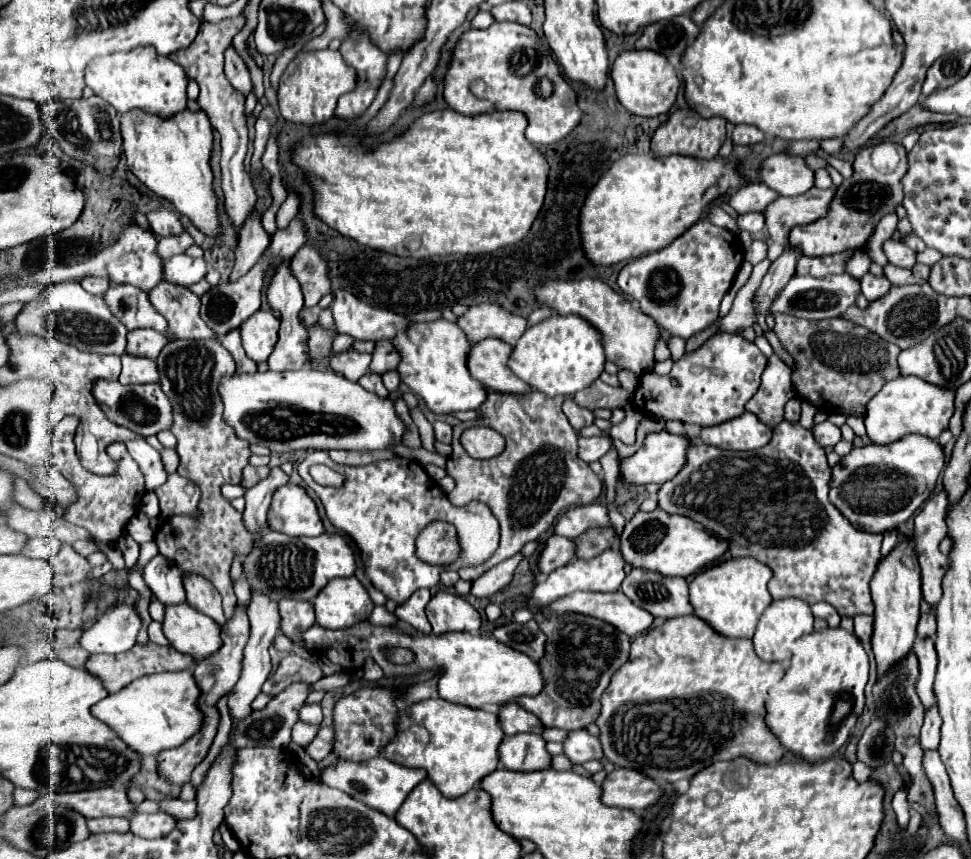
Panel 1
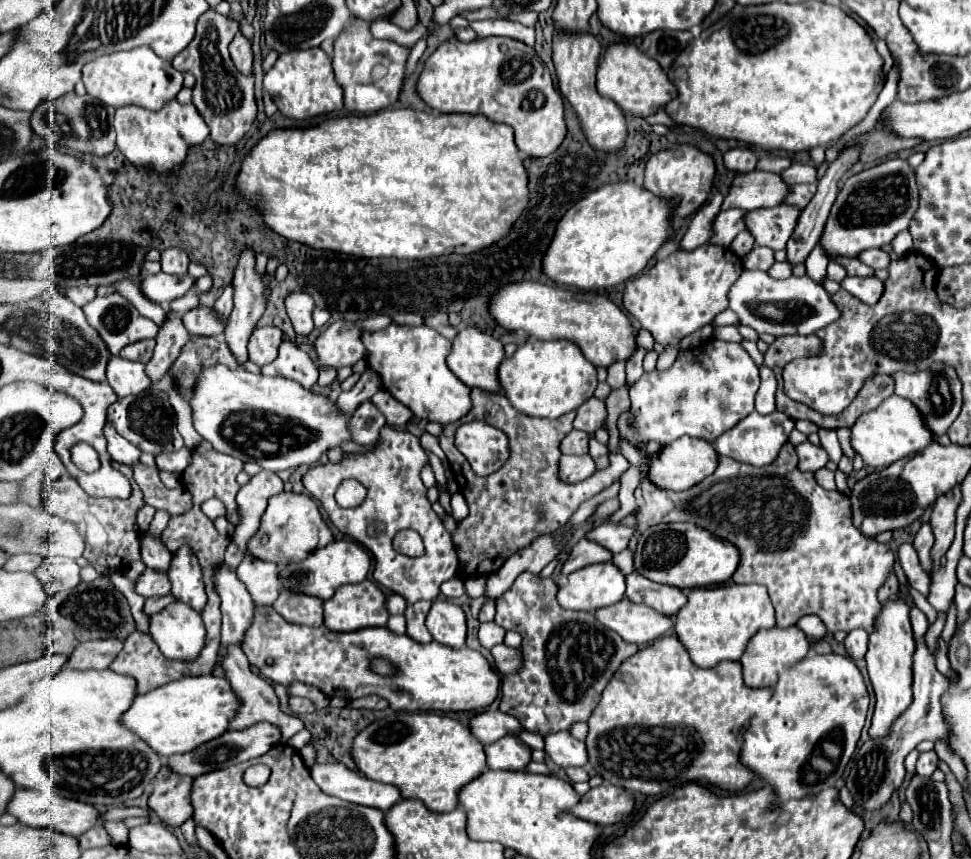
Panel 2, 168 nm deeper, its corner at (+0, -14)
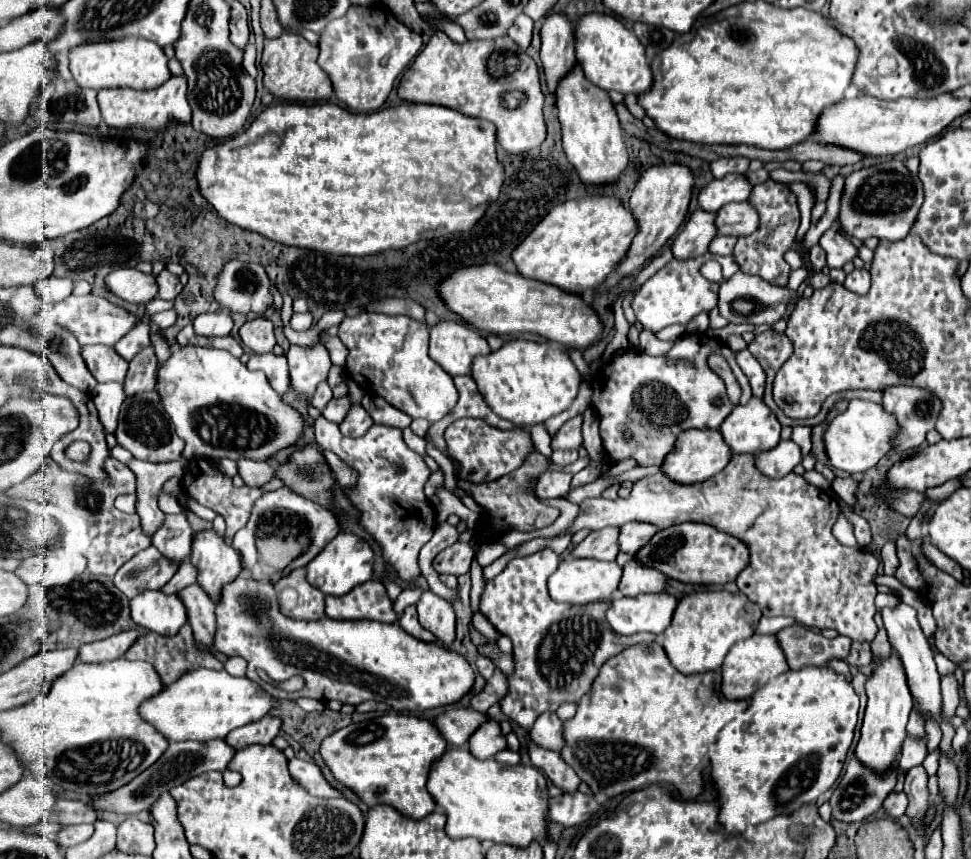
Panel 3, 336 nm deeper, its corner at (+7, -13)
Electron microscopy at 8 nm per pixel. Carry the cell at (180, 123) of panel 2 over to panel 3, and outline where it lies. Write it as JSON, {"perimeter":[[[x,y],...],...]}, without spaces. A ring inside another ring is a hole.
{"perimeter":[[[173,75],[169,81],[165,81],[165,85],[151,89],[149,93],[133,93],[133,89],[101,91],[97,95],[97,101],[101,107],[103,121],[113,129],[137,127],[137,129],[159,131],[159,129],[167,129],[171,119],[177,125],[191,123],[191,107],[187,103],[187,81],[185,81],[185,77]]]}

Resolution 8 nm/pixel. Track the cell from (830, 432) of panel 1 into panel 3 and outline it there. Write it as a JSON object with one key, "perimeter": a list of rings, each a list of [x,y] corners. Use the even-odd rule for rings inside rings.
{"perimeter":[[[789,439],[789,441],[781,441],[769,453],[757,453],[755,461],[757,461],[757,469],[761,467],[761,473],[765,473],[767,477],[779,479],[791,473],[797,465],[801,465],[803,453],[801,453],[801,447]]]}

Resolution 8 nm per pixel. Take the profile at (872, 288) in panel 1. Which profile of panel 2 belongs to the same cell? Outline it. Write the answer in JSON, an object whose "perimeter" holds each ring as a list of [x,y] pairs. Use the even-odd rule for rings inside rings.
{"perimeter":[[[850,276],[842,280],[842,288],[848,290],[852,296],[860,298],[862,302],[868,304],[876,304],[884,292],[884,284],[876,278],[876,276],[866,276],[866,278],[858,278],[858,276]]]}

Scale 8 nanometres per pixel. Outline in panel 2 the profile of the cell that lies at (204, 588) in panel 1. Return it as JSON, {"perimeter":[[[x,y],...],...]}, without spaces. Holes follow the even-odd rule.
{"perimeter":[[[188,544],[180,546],[176,554],[172,554],[172,562],[168,568],[168,578],[172,582],[172,594],[180,600],[190,604],[194,610],[202,610],[206,604],[206,590],[202,568],[198,564],[196,554]]]}

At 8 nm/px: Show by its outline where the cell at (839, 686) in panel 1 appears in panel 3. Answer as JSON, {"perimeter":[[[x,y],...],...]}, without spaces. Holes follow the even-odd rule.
{"perimeter":[[[829,667],[789,669],[743,700],[747,701],[747,711],[737,713],[729,725],[717,733],[715,741],[709,741],[707,749],[710,776],[719,791],[721,825],[727,833],[743,833],[749,825],[765,823],[779,813],[791,813],[801,805],[817,801],[817,797],[837,781],[843,769],[859,711],[859,697],[853,685],[845,675]]]}

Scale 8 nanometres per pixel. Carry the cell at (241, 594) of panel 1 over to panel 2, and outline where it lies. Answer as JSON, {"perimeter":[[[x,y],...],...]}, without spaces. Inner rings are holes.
{"perimeter":[[[231,541],[224,554],[224,562],[231,568],[236,569],[243,558],[244,553],[238,549],[234,541]]]}

